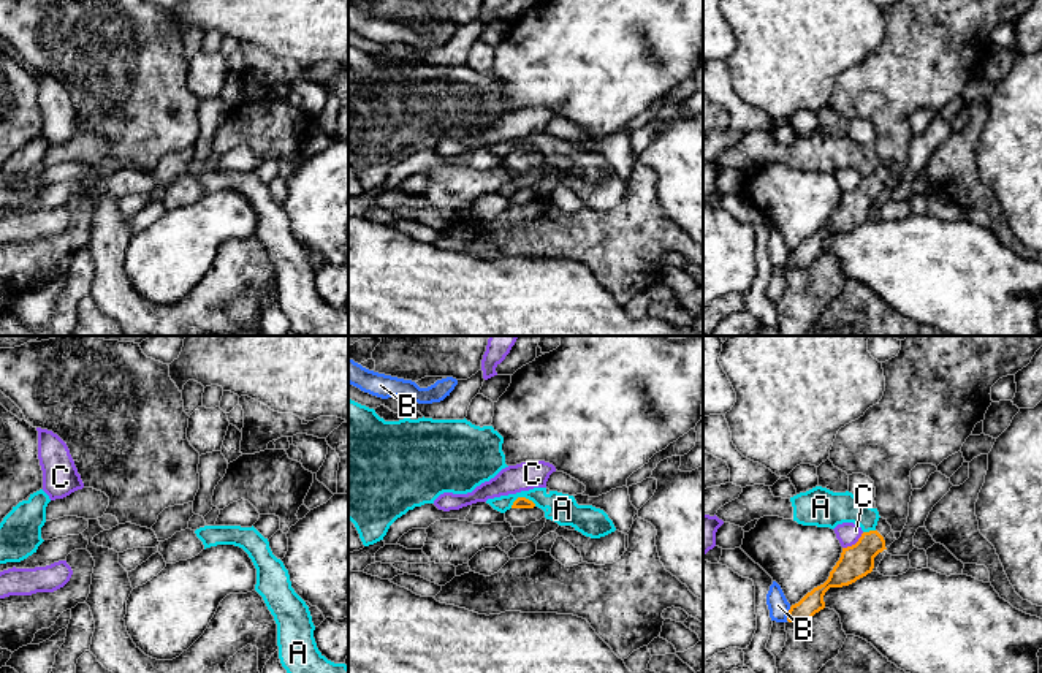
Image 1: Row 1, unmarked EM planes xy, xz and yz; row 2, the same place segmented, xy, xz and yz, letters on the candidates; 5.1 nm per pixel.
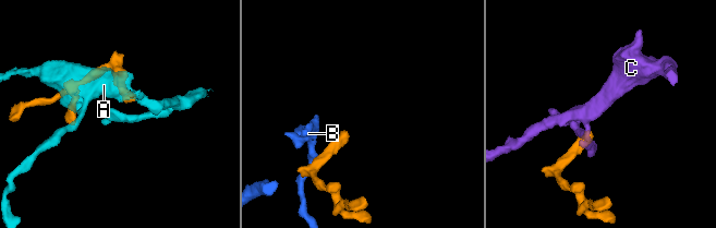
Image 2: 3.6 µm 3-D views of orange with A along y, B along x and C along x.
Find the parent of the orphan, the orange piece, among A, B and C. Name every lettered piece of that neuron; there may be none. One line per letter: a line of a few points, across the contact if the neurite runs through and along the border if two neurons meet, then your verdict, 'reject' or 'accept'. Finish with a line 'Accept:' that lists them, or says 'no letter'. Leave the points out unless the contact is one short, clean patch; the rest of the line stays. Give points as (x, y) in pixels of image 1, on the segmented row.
A: line xz (536, 505), (524, 498), (518, 498), (510, 507); reject
B: line yz (791, 607), (786, 619); reject
C: line yz (863, 532), (854, 543), (843, 548); reject
Accept: no letter

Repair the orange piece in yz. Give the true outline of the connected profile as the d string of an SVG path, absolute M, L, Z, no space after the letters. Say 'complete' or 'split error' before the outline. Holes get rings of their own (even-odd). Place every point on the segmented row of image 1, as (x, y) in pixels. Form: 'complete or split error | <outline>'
split error | M879 518L874 530L863 532L858 542L842 548L841 557L828 580L808 592L787 614L789 622L806 622L825 608L823 595L830 587L842 587L866 576L874 568L874 557L885 548L885 537L893 532L887 519Z

